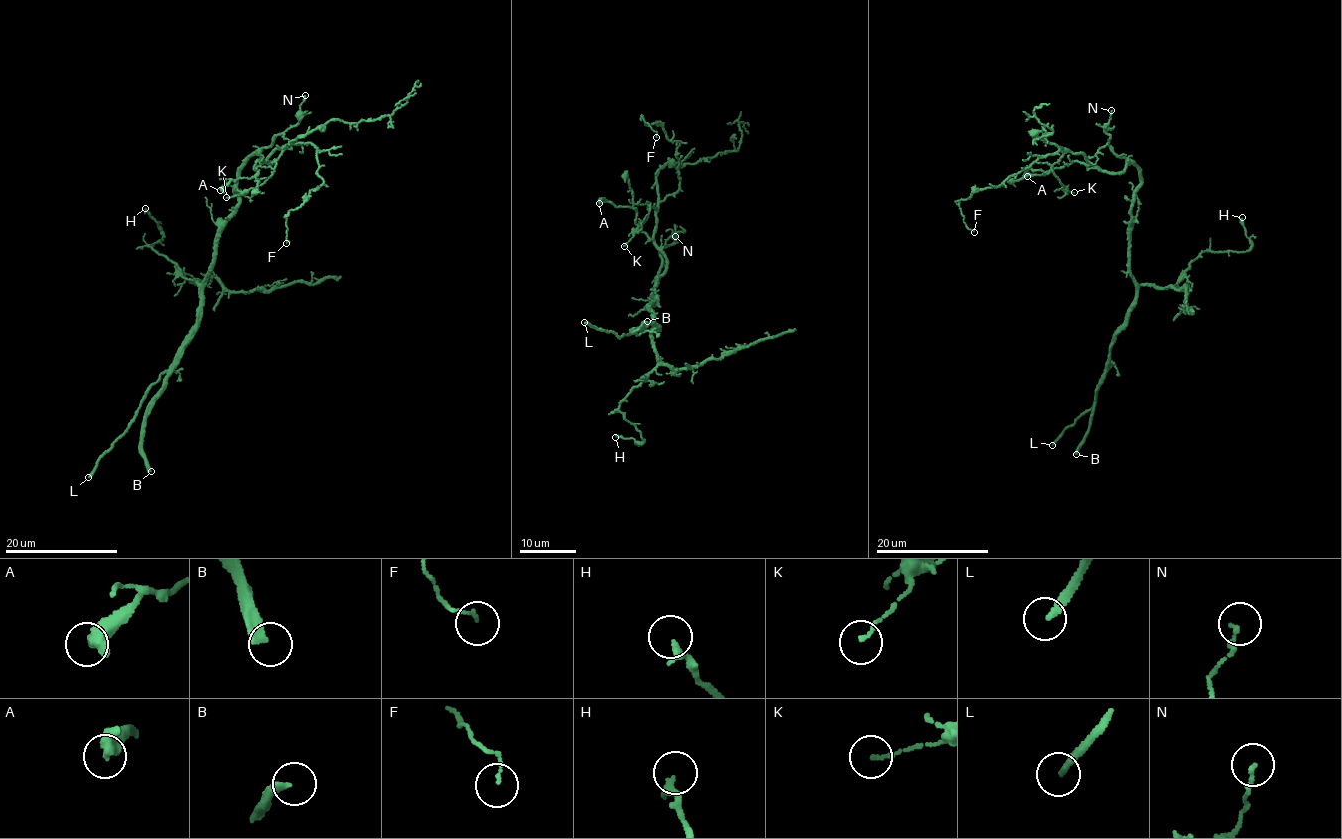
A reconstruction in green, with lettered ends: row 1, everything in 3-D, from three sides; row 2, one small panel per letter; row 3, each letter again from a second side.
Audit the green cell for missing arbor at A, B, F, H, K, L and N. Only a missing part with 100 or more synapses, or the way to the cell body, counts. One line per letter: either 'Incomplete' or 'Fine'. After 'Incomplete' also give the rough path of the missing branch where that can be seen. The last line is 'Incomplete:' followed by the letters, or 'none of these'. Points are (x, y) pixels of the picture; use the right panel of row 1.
A: Fine
B: Incomplete. Course of what is missing: (1076, 454), (1024, 513), (909, 344), (938, 168), (1051, 51), (1217, 106)
F: Fine
H: Fine
K: Fine
L: Incomplete. Course of what is missing: (1052, 445), (1037, 450), (1024, 447), (1017, 442), (1006, 421), (1001, 400), (1009, 348), (1005, 319), (992, 310)
N: Fine
Incomplete: B, L

